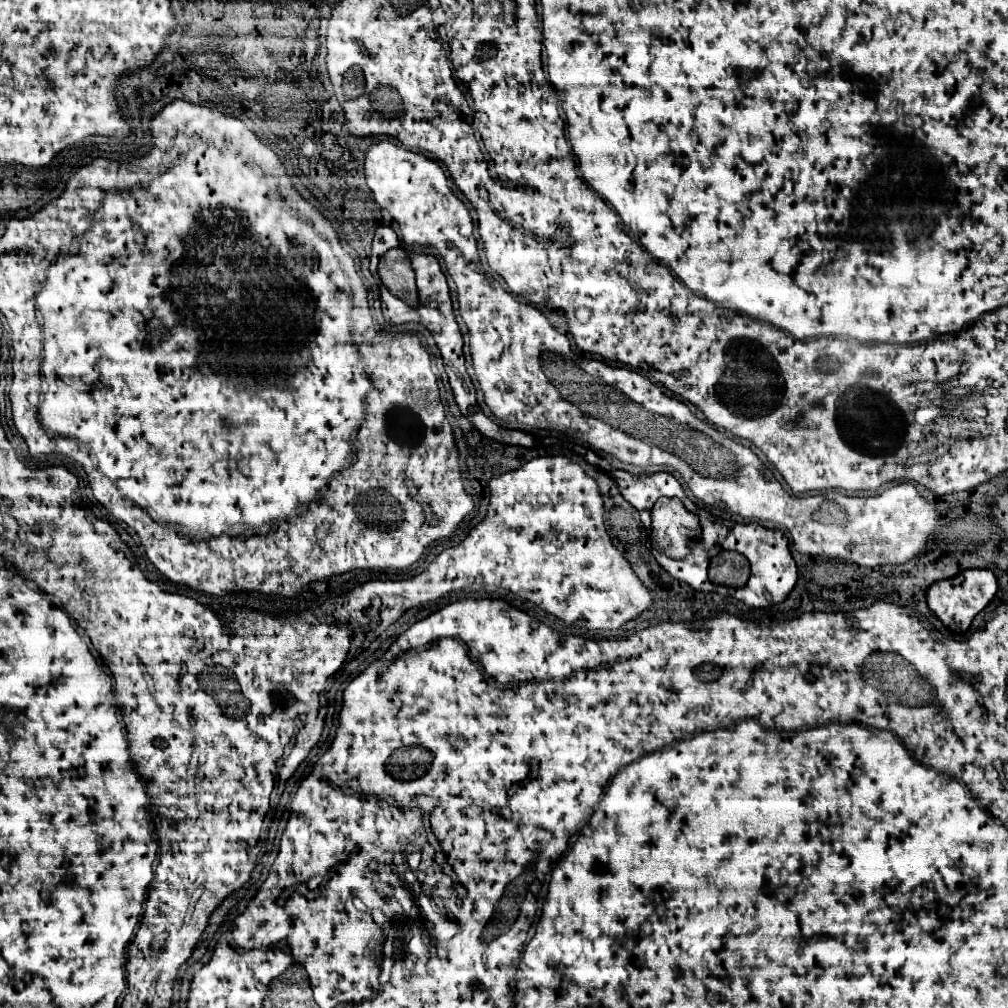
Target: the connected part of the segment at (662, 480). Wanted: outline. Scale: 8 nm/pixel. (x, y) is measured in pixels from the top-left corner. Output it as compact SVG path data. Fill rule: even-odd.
M616 470L612 478L618 484L620 494L640 512L650 514L650 508L660 496L674 496L674 476L668 472L634 476L624 470Z

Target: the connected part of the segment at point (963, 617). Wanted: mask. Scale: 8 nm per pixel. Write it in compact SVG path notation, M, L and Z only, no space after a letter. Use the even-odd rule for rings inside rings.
M964 570L964 572L956 574L954 578L934 582L926 592L926 600L928 600L930 610L942 620L942 624L950 632L964 634L970 628L974 616L982 608L986 608L988 602L994 598L996 590L998 590L998 582L996 582L996 576L990 570Z

